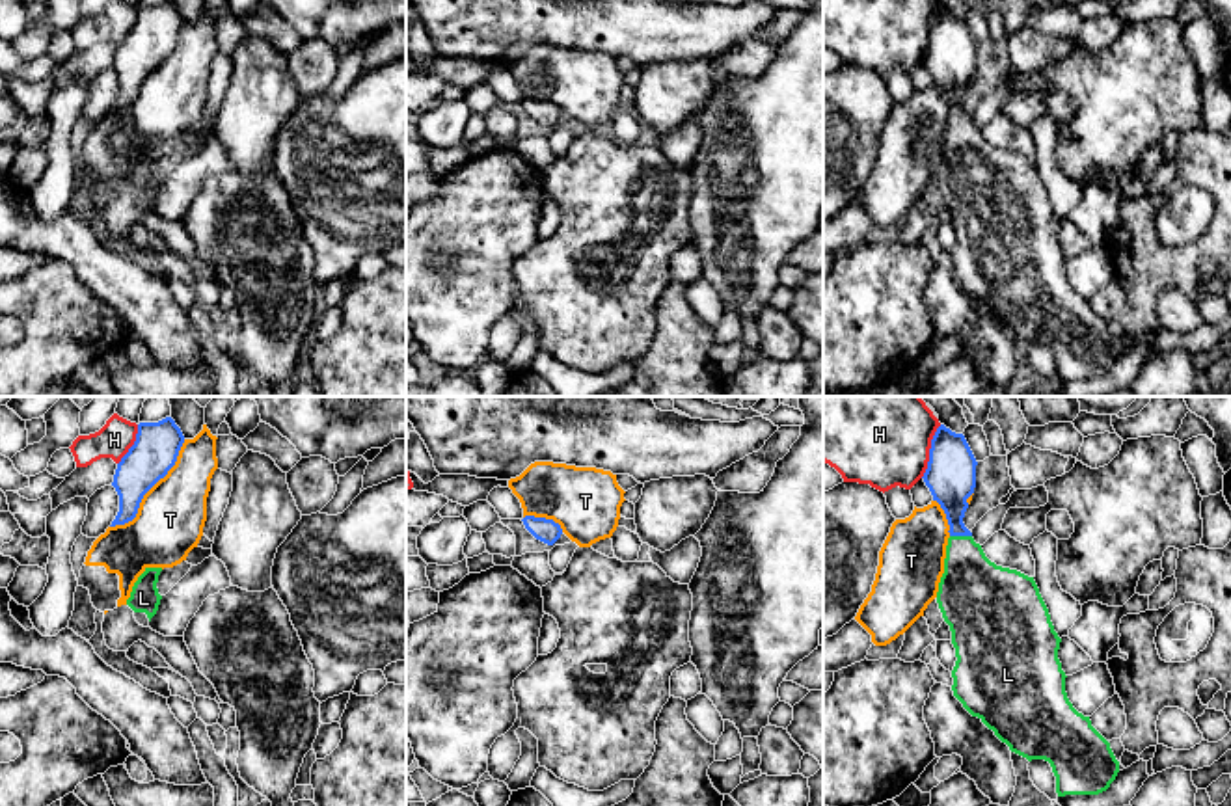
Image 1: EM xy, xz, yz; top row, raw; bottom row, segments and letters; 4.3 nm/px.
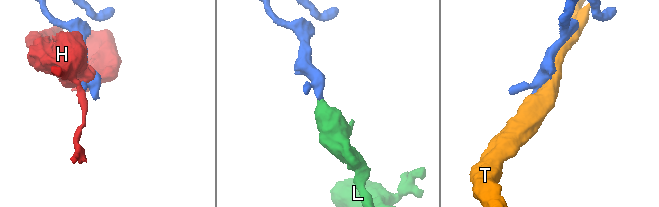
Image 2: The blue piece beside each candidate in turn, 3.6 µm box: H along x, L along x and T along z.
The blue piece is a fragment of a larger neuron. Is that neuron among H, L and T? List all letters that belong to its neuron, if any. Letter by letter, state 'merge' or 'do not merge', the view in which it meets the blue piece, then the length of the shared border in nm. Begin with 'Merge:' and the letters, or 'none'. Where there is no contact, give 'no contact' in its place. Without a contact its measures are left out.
Merge: L
H: do not merge; meets blue in yz; contact 240 nm long
L: merge; meets blue in yz; contact 100 nm long
T: do not merge; meets blue in xy; contact 500 nm long

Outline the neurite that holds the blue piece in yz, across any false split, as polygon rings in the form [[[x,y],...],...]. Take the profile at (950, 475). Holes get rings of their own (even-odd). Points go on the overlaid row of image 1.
[[[940,424],[931,439],[924,482],[950,525],[944,573],[937,603],[955,648],[954,696],[978,717],[1011,752],[1050,763],[1058,797],[1099,795],[1119,772],[1110,743],[1078,713],[1065,692],[1065,672],[1058,659],[1062,638],[1034,577],[991,562],[974,542],[963,517],[976,488],[976,458],[963,434]]]

